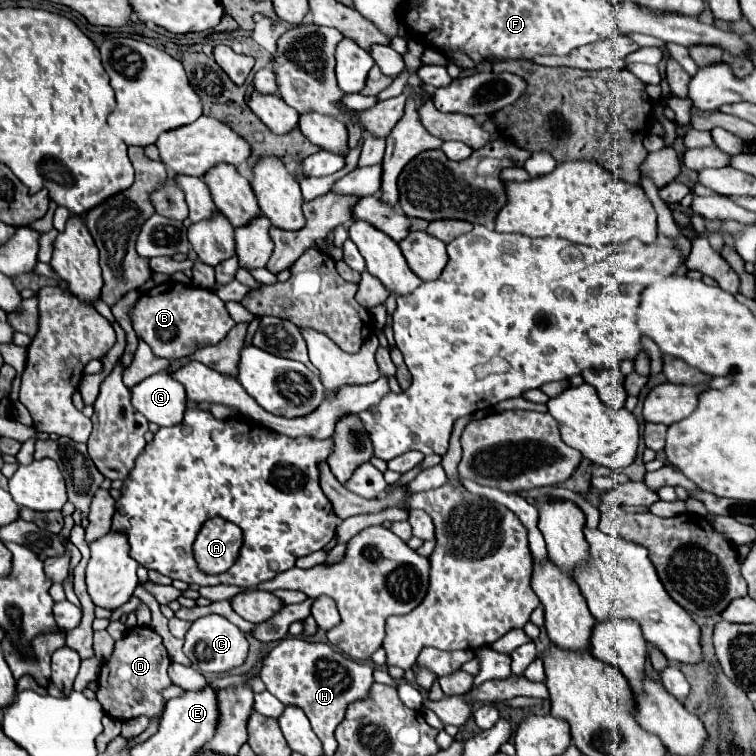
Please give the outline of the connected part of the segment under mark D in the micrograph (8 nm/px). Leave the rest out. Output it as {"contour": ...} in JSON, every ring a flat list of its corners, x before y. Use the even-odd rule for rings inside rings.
{"contour":[[134,627,120,641,114,643,114,653,108,663,104,663,102,673,98,677,98,701,104,711,114,719,124,717,148,717,150,721,160,719,164,711,162,691,172,685,166,675,168,669,168,653,162,645,162,637,152,627]]}

